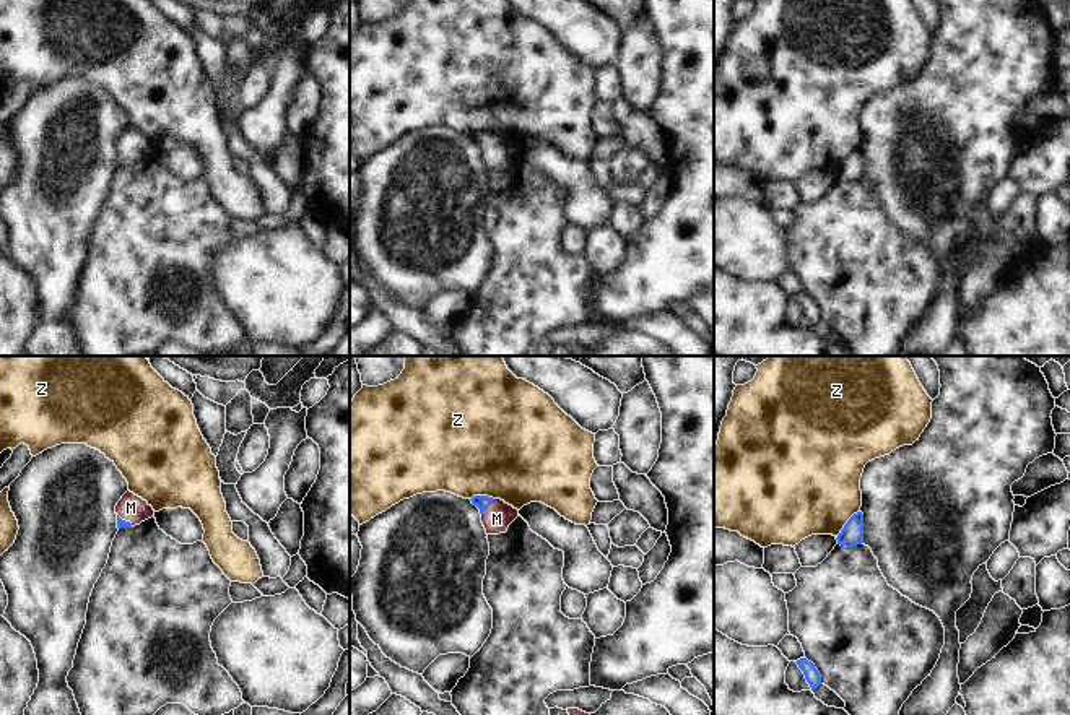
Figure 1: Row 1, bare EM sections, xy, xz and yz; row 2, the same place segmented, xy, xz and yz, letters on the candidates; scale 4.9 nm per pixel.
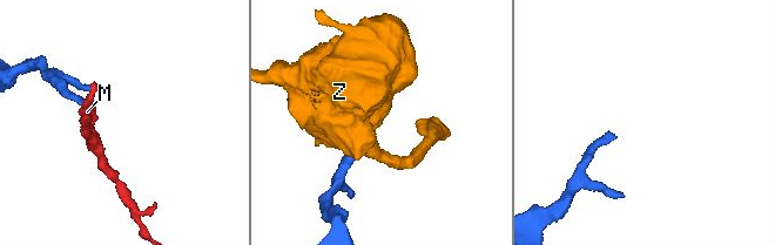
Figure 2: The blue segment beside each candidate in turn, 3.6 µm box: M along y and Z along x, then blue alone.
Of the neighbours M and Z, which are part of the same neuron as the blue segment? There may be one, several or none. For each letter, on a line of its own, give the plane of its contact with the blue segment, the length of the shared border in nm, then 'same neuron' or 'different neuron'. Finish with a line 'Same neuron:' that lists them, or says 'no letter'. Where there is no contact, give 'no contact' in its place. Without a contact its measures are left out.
M: contact in xz; length 100 nm; same neuron
Z: contact in yz; length 180 nm; different neuron
Same neuron: M

